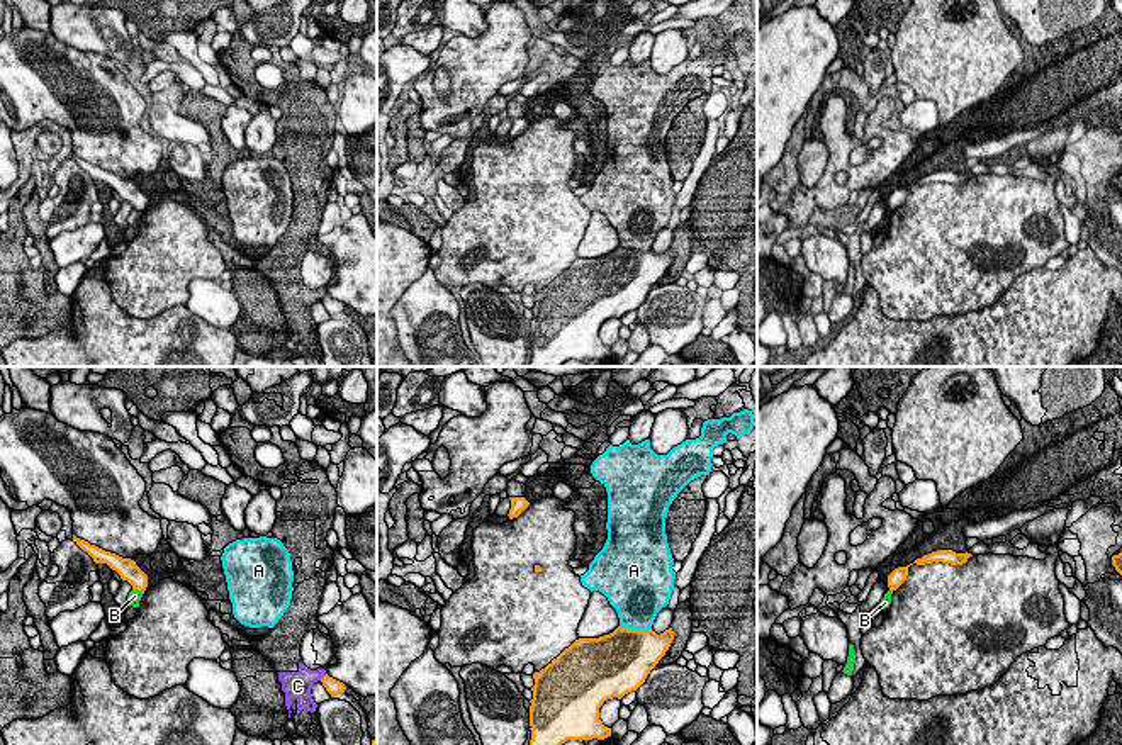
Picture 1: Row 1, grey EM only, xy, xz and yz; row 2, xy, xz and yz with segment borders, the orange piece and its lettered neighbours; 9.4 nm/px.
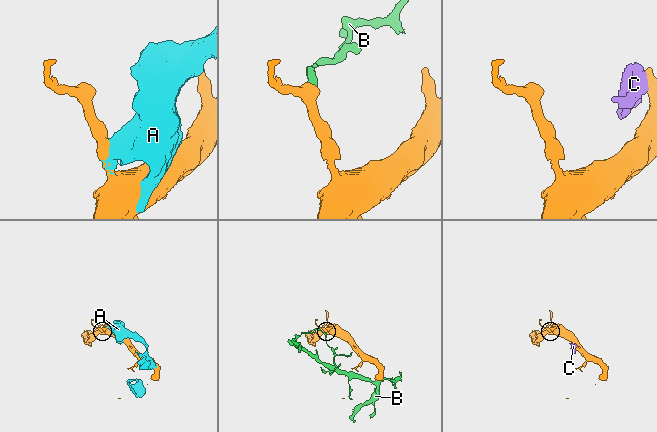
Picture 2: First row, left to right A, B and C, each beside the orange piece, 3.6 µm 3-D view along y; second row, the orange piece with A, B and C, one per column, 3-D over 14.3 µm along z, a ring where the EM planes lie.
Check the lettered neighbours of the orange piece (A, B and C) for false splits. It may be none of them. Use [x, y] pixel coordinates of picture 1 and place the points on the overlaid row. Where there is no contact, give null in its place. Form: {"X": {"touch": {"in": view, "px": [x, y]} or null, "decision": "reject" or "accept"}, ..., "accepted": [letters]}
{"A": {"touch": {"in": "xz", "px": [635, 630]}, "decision": "reject"}, "B": {"touch": {"in": "xy", "px": [138, 589]}, "decision": "reject"}, "C": {"touch": {"in": "xy", "px": [325, 676]}, "decision": "reject"}, "accepted": []}

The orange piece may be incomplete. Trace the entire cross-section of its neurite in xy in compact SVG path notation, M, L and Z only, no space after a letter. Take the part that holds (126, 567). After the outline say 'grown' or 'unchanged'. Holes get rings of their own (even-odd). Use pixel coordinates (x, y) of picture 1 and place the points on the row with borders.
M73 535L73 541L87 552L95 563L107 563L115 570L122 580L127 580L134 591L144 592L148 587L148 575L136 565L131 558L122 558L115 553L105 552L95 545L90 545L85 540L80 540Z | unchanged

